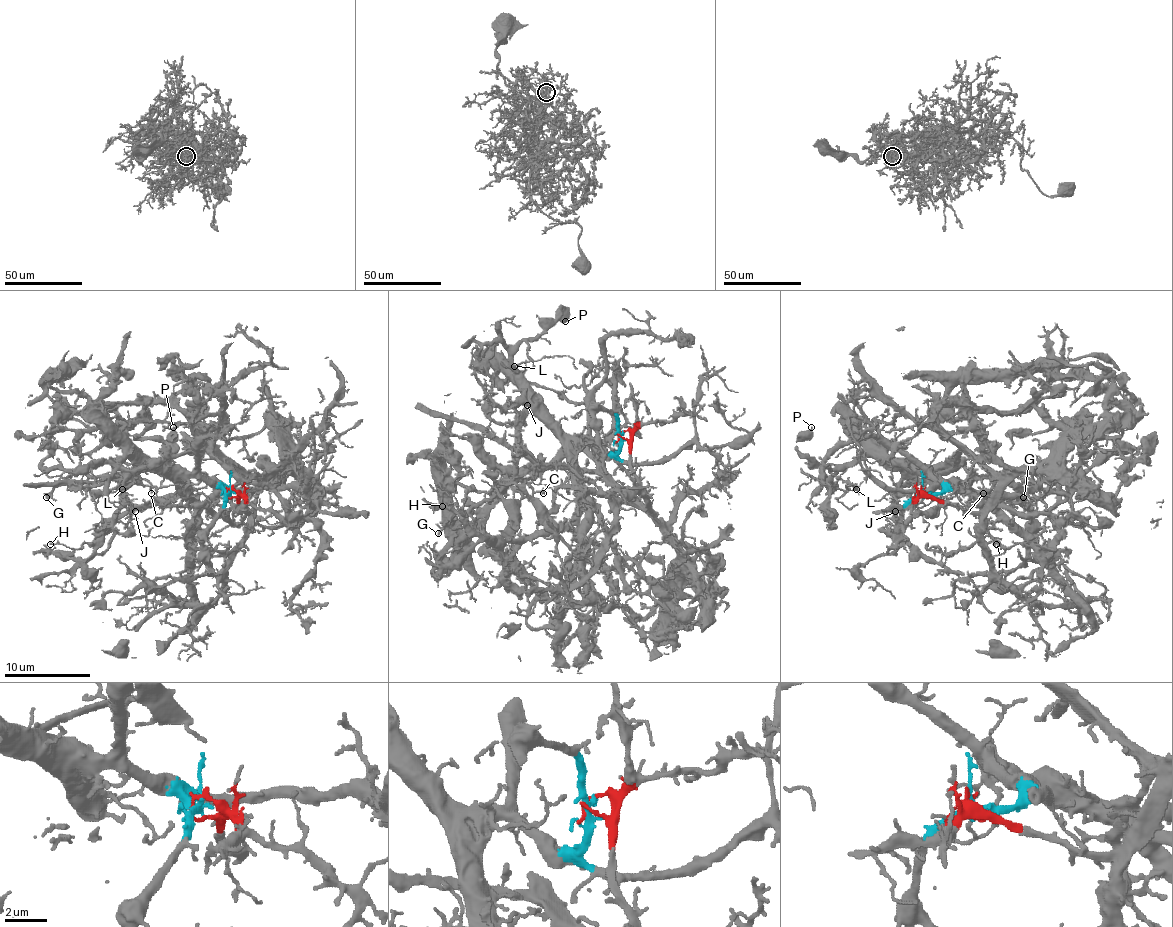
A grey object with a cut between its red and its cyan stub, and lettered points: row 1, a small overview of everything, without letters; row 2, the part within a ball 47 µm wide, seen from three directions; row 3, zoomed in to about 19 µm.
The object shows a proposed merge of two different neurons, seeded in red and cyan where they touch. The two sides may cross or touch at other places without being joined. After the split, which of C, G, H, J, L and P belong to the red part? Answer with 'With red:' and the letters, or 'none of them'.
With red: none of them

